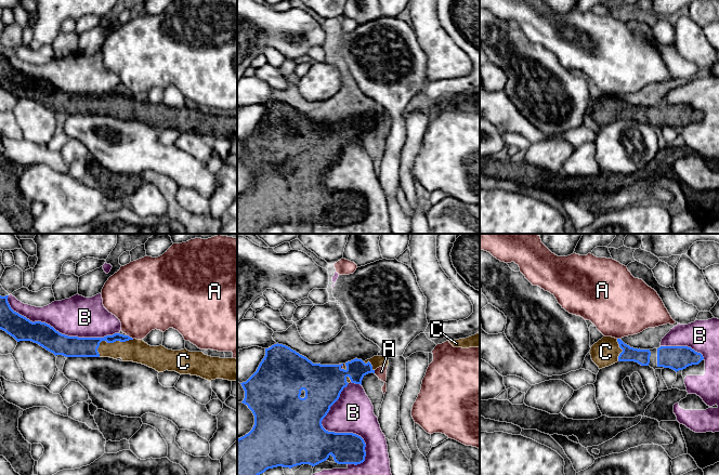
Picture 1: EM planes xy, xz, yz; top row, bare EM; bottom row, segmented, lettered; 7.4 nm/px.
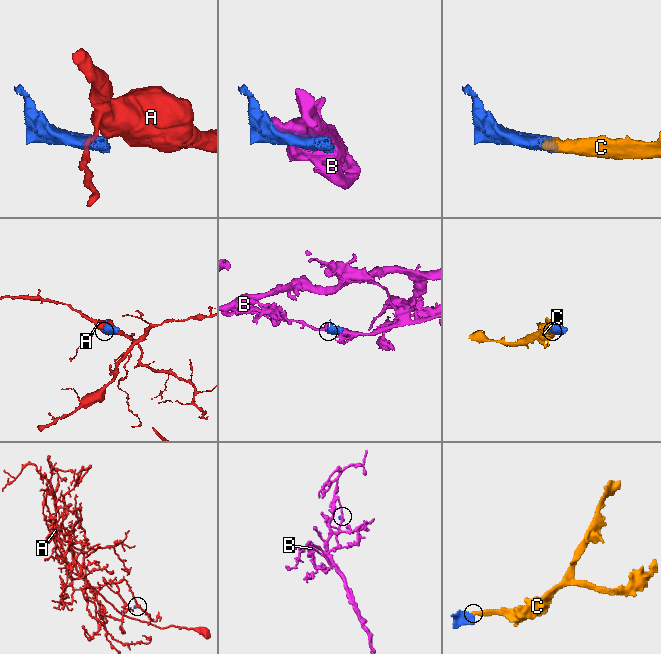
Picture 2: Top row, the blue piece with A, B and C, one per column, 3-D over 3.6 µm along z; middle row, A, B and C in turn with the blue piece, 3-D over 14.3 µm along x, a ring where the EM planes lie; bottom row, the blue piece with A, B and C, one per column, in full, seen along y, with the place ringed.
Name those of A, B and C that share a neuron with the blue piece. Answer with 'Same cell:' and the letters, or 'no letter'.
Same cell: C

